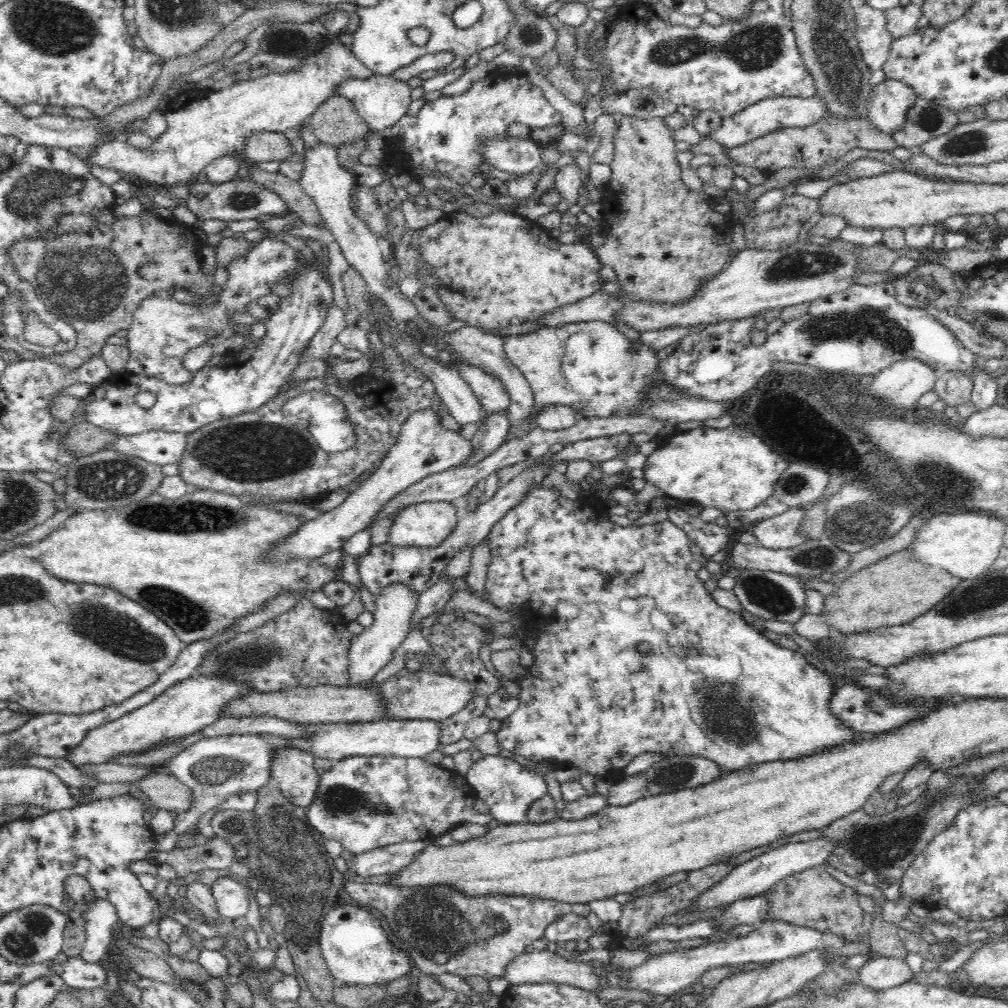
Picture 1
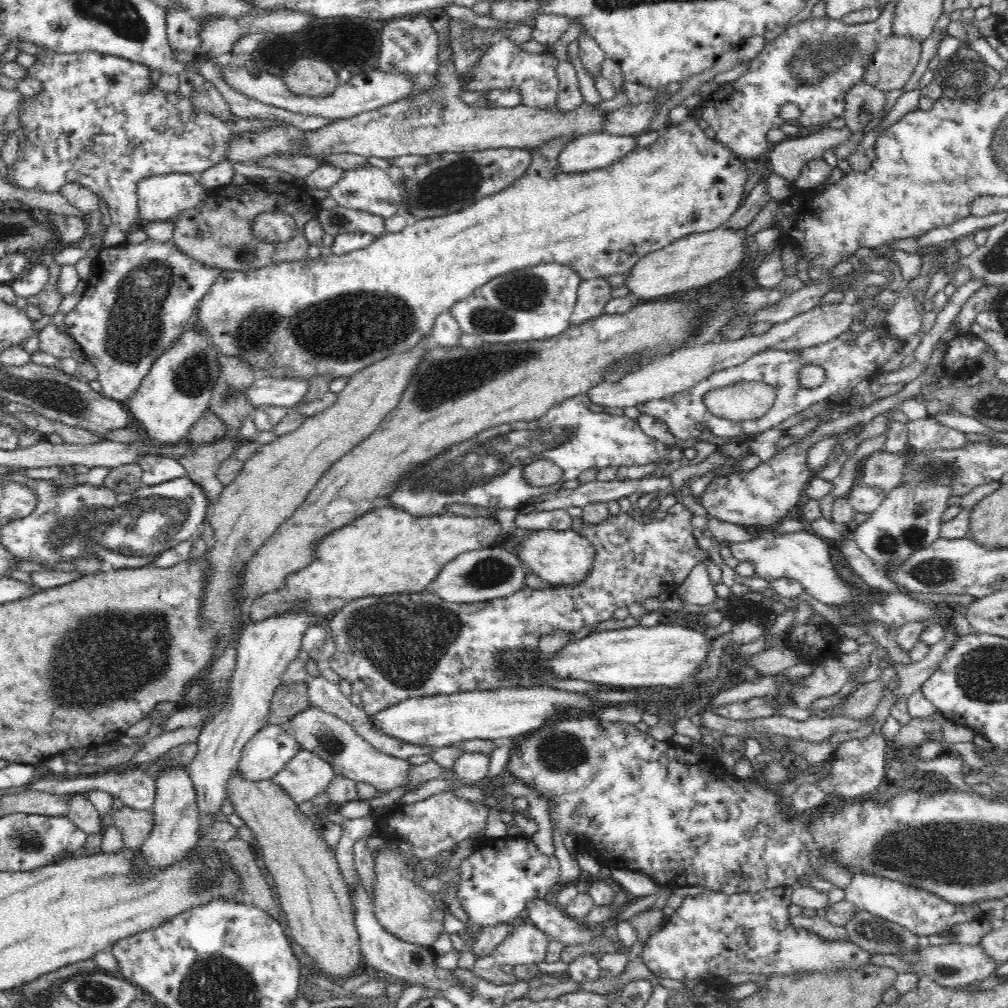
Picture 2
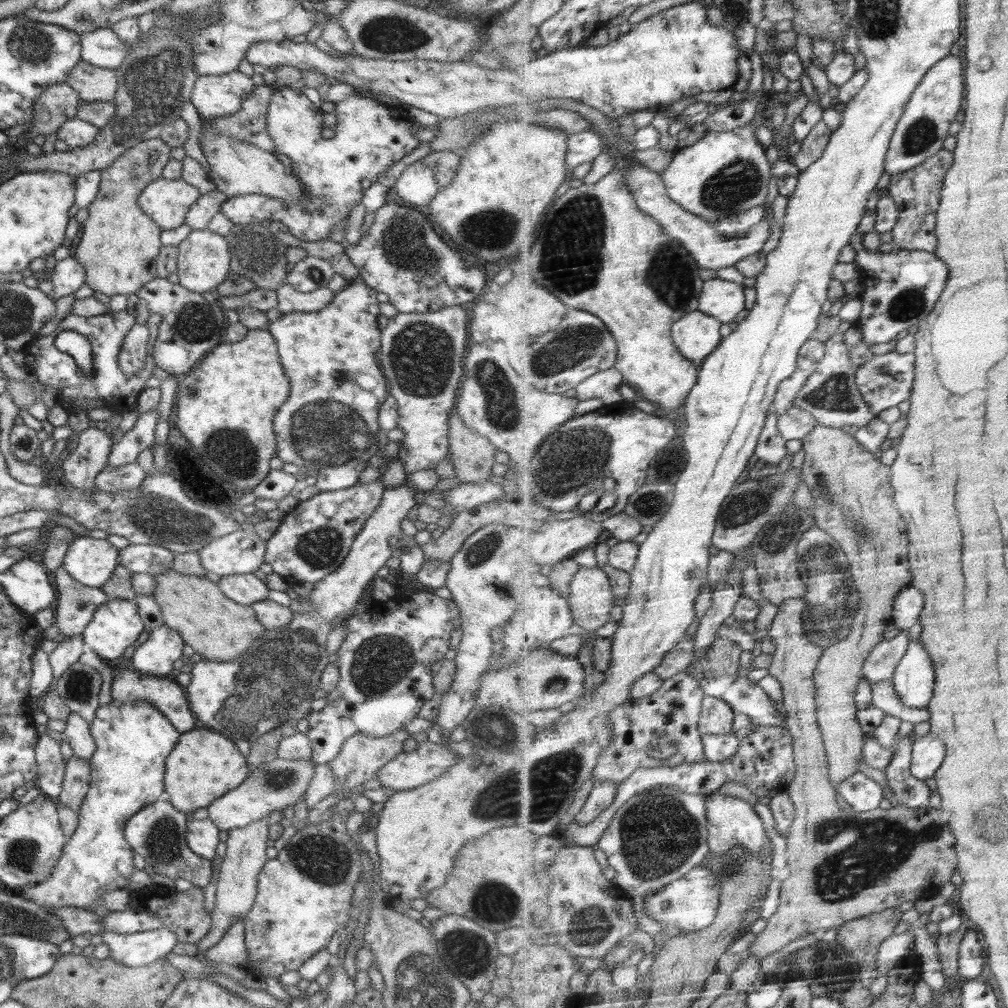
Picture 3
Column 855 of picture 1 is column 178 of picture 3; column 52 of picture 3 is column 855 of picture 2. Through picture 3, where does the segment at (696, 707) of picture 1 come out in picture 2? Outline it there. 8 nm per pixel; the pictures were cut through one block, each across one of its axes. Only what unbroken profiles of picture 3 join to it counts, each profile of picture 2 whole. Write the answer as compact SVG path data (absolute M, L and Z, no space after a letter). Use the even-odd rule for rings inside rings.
M858 869L856 872L852 870L852 876L851 884L843 888L846 901L854 905L857 911L865 911L890 922L901 924L922 940L932 935L948 934L952 926L958 923L973 922L984 917L977 903L966 904L966 906L950 904L923 888L909 886L880 876L869 876L864 872L859 872Z

